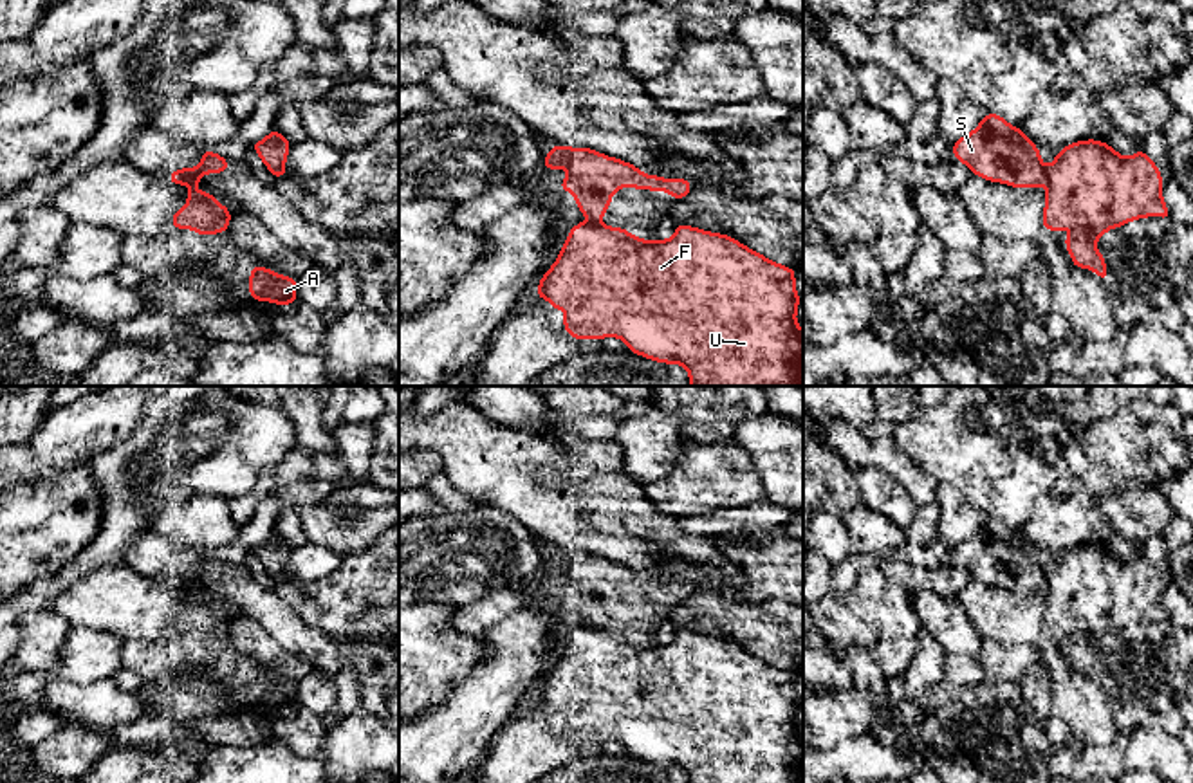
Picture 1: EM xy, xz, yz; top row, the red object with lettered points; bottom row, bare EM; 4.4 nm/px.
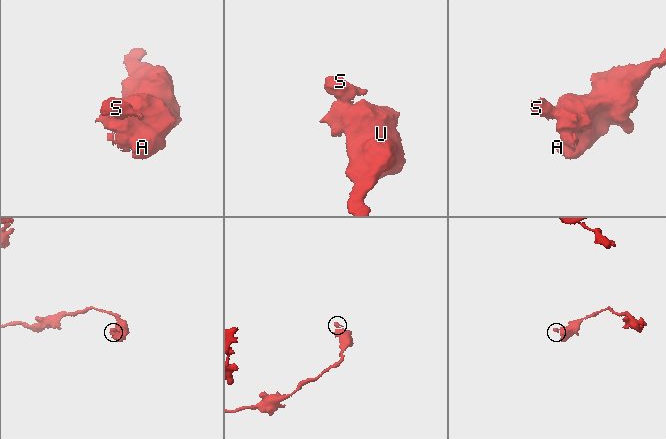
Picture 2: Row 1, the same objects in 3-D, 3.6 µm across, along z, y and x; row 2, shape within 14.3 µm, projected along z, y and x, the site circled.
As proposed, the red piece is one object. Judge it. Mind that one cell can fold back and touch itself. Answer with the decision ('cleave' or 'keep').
cleave

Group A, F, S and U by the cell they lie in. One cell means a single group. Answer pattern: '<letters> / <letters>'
A F U / S

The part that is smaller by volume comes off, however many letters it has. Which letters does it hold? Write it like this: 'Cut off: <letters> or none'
Cut off: S

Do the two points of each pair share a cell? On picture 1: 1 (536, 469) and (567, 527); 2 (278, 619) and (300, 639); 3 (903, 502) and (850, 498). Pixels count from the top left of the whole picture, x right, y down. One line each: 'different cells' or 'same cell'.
1: same cell
2: same cell
3: different cells

